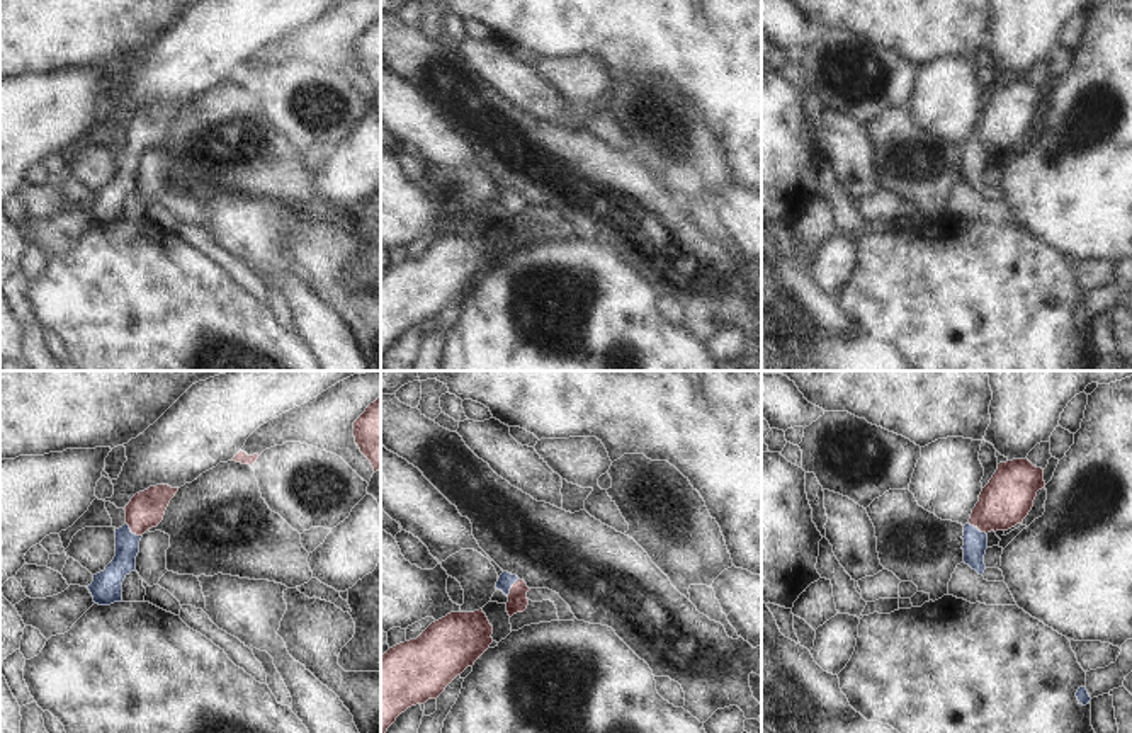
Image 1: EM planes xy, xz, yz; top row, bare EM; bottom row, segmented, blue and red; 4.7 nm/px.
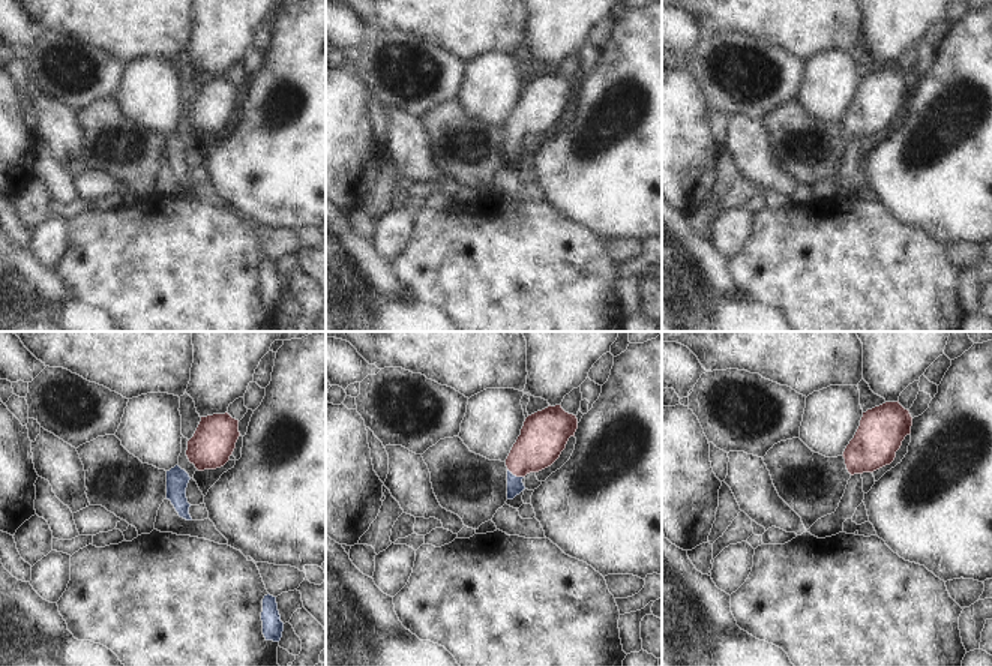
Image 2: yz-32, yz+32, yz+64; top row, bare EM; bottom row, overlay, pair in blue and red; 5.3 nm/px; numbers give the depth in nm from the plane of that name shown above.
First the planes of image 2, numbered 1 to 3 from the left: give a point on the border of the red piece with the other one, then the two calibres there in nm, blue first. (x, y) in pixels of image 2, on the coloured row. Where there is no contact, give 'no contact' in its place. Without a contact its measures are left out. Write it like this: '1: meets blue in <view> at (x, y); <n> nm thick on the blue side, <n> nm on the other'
1: no contact
2: meets blue in yz+32 at (515, 476); 90 nm thick on the blue side, 240 nm on the other
3: no contact

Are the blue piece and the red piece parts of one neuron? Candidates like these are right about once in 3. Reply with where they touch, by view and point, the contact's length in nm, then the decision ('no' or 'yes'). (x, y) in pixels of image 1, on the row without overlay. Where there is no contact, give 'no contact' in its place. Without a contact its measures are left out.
meets blue in xy at (131, 152); contact 100 nm long; yes

